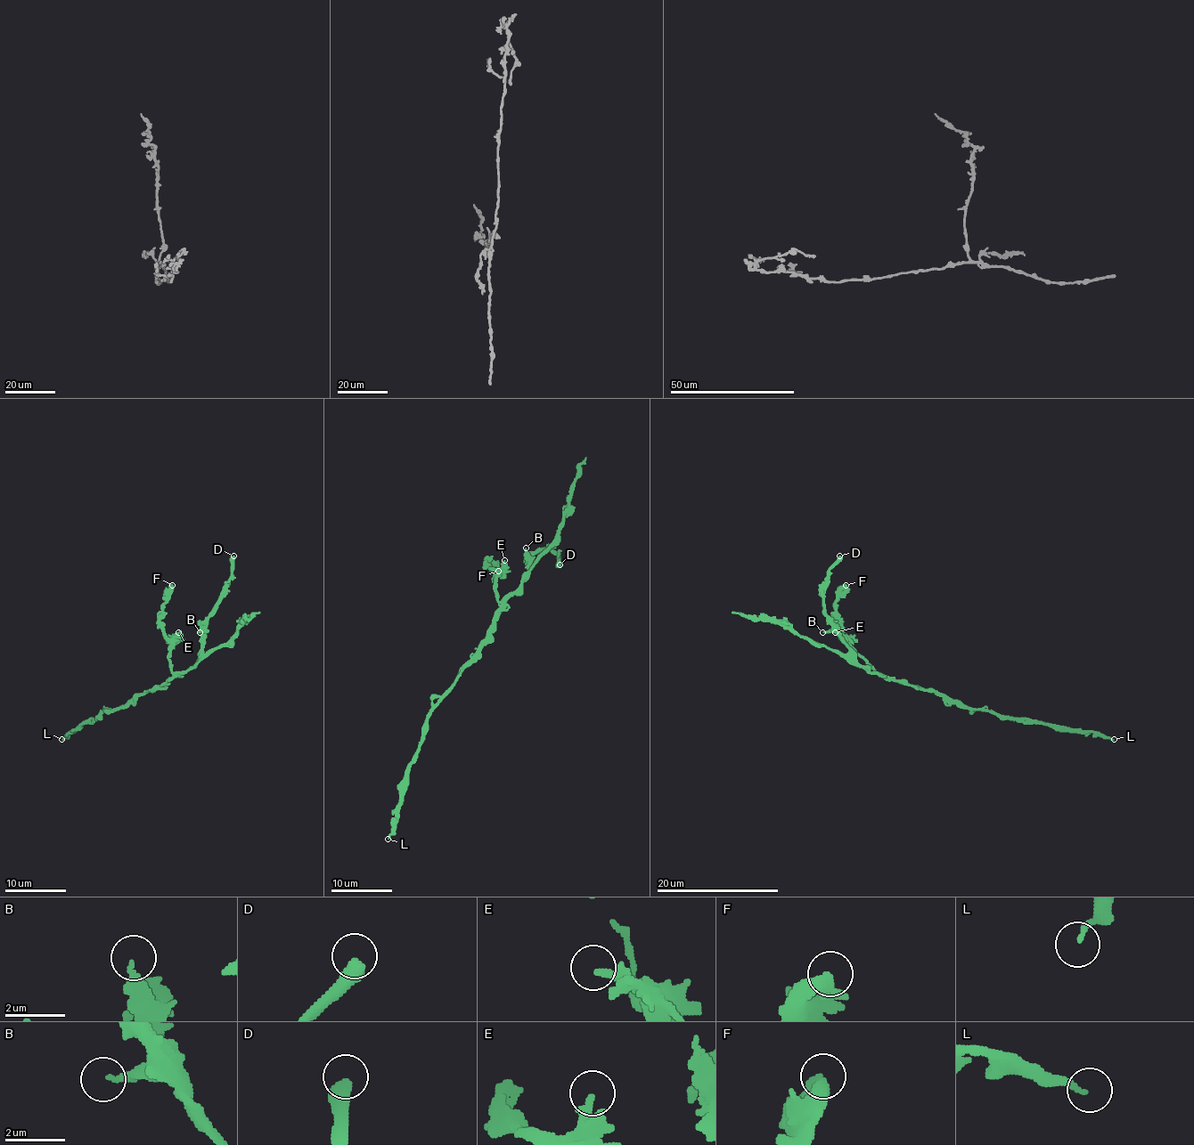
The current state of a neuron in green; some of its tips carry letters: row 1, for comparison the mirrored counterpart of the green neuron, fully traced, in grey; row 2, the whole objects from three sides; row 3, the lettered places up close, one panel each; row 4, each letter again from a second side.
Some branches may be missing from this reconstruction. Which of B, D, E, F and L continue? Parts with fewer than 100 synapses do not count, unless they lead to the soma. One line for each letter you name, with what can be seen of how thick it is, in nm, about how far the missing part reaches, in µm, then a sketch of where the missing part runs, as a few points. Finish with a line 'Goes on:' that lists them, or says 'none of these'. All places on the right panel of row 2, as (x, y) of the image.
D: 480 nm | 60 µm
Goes on: D

